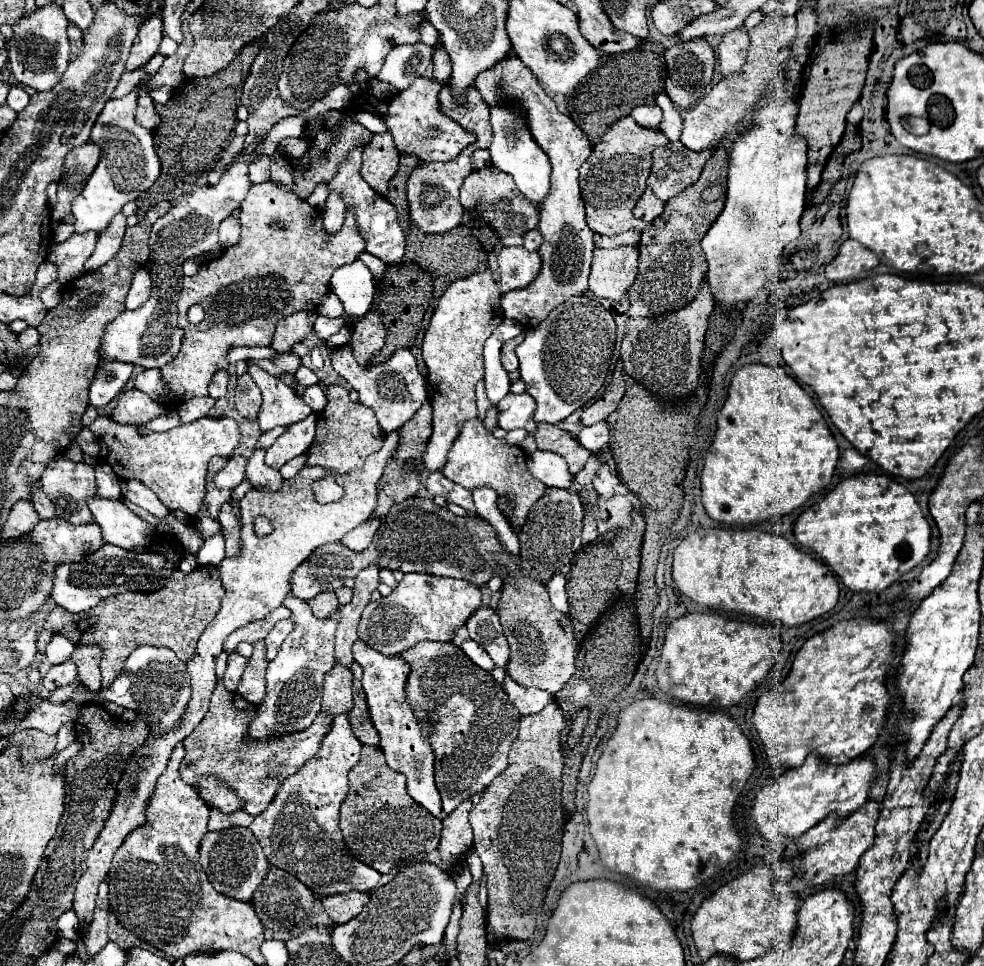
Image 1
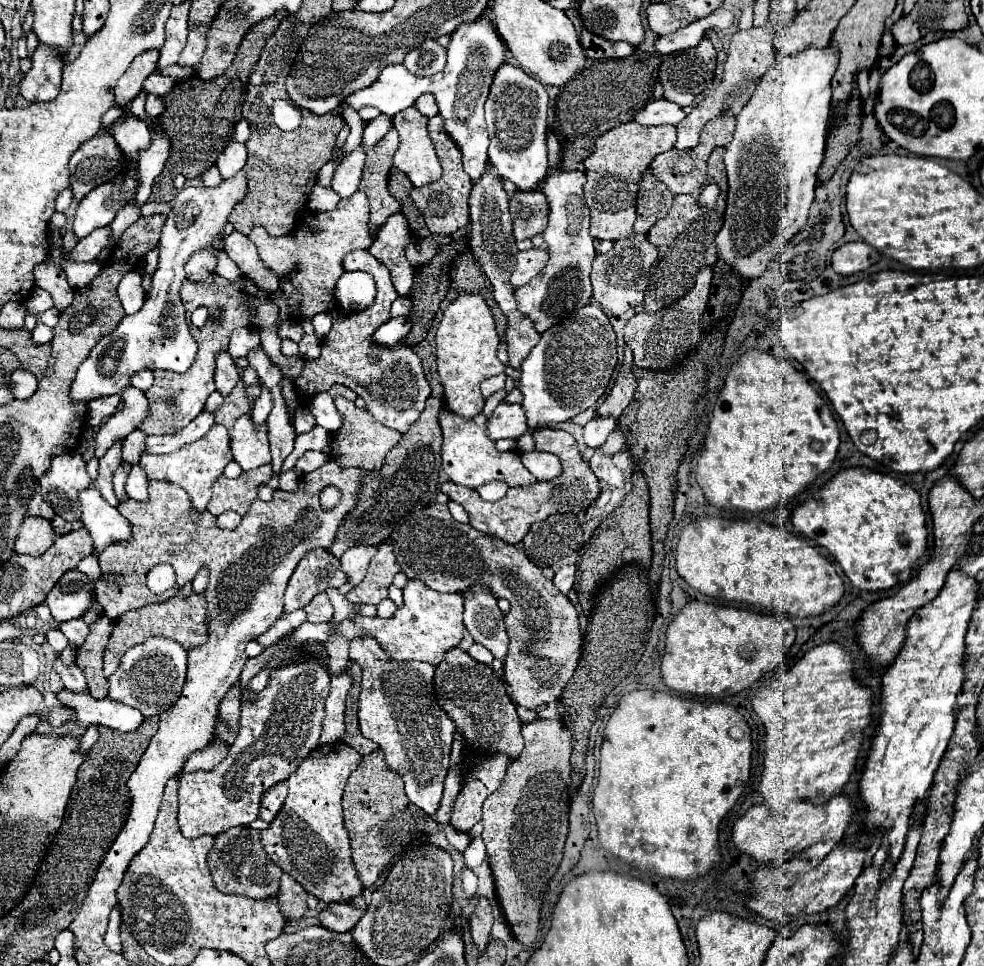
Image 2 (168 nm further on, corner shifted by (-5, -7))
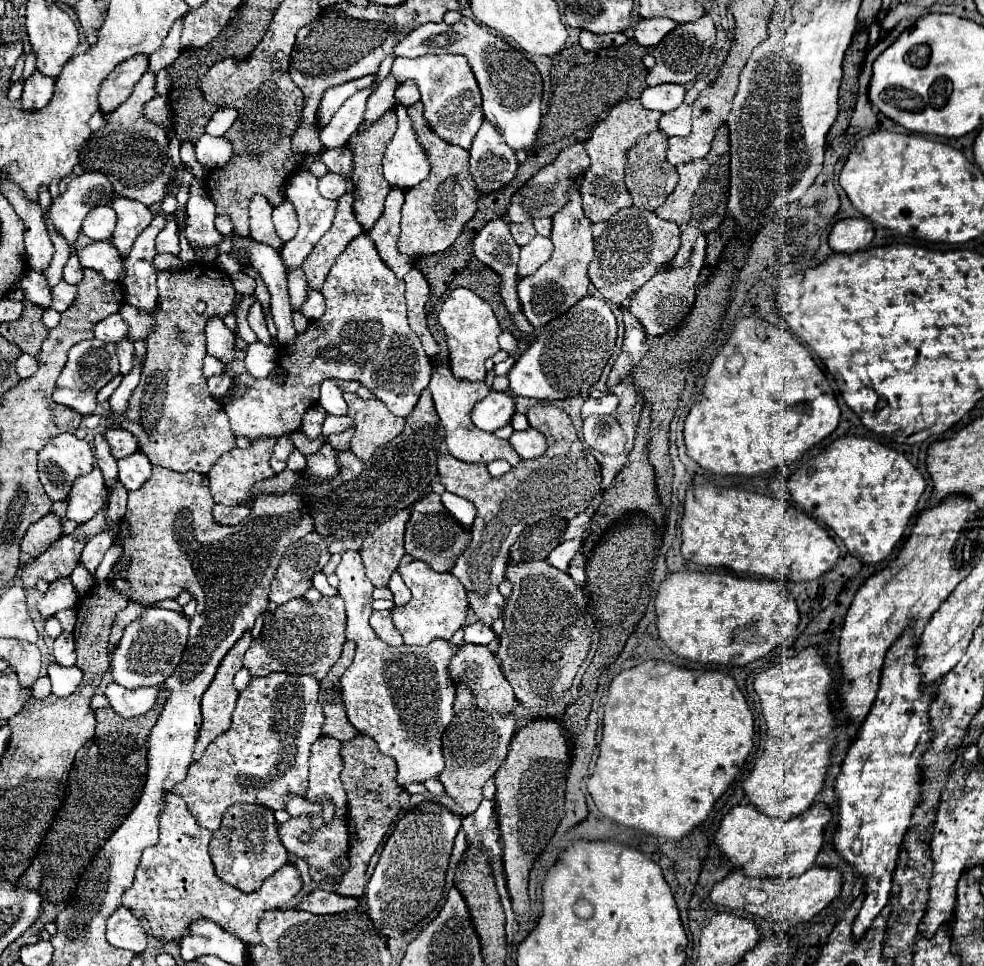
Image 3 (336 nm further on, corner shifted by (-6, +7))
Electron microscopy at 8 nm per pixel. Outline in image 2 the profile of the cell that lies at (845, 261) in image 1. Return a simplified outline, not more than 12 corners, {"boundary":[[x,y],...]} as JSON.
{"boundary":[[865,241],[835,249],[831,267],[839,275],[869,269],[879,253]]}

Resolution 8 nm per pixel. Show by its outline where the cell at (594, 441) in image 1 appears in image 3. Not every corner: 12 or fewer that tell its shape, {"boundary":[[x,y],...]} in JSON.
{"boundary":[[606,393],[600,399],[586,399],[582,417],[612,415],[618,397]]}

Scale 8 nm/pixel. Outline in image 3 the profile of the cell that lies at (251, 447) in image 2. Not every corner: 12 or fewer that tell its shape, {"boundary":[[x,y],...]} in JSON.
{"boundary":[[368,233],[326,277],[324,315],[222,405],[236,437],[298,431],[322,379],[398,417],[432,363],[404,281]]}

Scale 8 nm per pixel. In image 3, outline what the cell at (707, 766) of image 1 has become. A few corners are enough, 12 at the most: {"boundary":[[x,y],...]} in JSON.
{"boundary":[[724,671],[612,679],[588,793],[684,839],[744,767]]}

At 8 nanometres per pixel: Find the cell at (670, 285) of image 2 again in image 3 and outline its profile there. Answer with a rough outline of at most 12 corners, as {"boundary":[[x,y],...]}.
{"boundary":[[728,127],[704,159],[678,165],[678,185],[656,209],[680,227],[690,259],[698,235],[718,229],[728,203]]}

